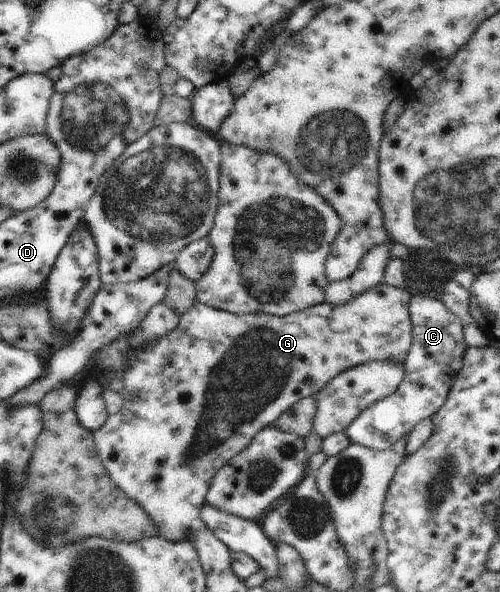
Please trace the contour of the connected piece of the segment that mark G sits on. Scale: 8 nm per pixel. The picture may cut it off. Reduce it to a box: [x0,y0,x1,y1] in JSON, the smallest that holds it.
[93,282,413,542]

